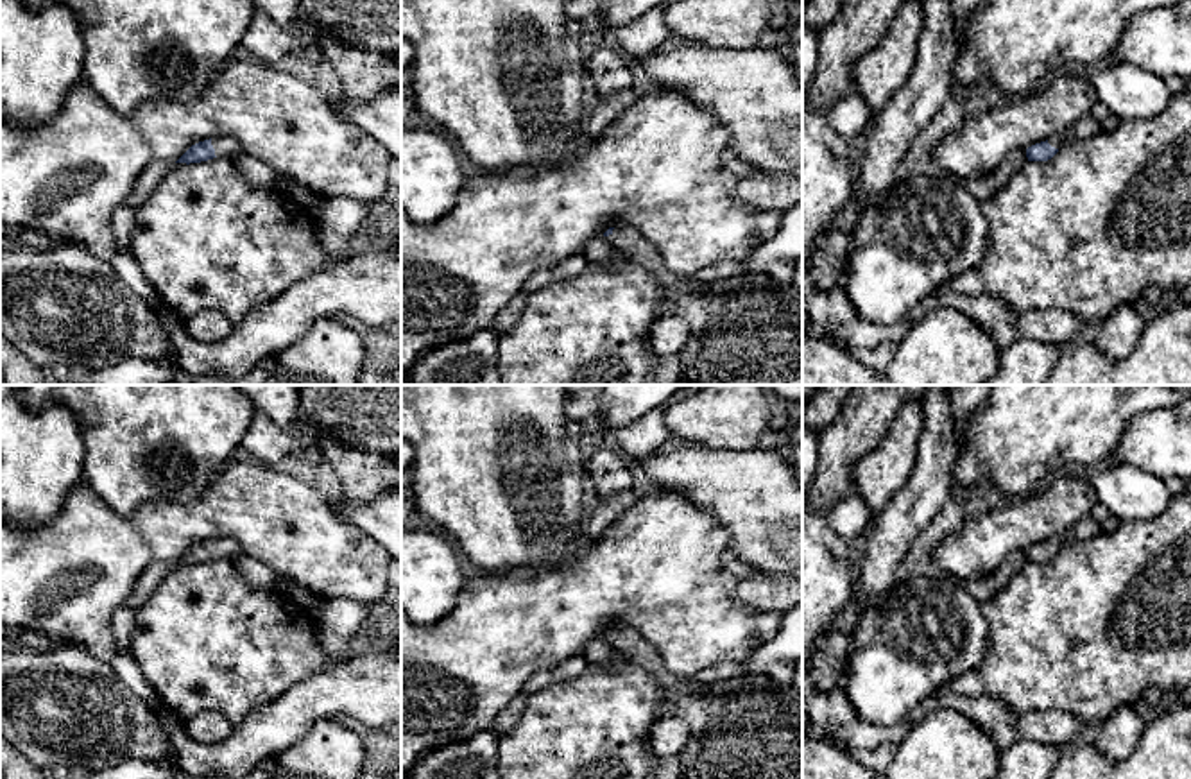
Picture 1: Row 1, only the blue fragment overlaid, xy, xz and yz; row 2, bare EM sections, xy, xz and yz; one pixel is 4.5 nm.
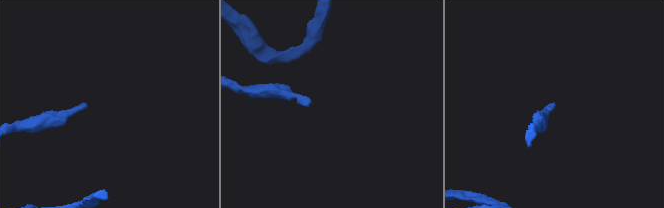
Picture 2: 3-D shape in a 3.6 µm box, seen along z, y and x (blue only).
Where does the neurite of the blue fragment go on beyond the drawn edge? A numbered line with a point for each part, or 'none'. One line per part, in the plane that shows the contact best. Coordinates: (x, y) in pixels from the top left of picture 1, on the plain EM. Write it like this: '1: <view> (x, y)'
1: xy (224, 547)

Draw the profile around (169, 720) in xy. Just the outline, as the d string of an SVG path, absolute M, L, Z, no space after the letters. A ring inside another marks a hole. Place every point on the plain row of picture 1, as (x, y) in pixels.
M401 648L355 652L330 663L251 713L222 743L192 740L167 707L154 713L172 740L174 761L184 779L242 779L260 761L303 740L321 718L346 715L367 729L401 725Z

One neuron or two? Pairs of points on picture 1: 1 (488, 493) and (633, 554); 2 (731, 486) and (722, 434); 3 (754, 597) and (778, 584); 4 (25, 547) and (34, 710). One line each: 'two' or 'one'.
1: two
2: two
3: one
4: two

